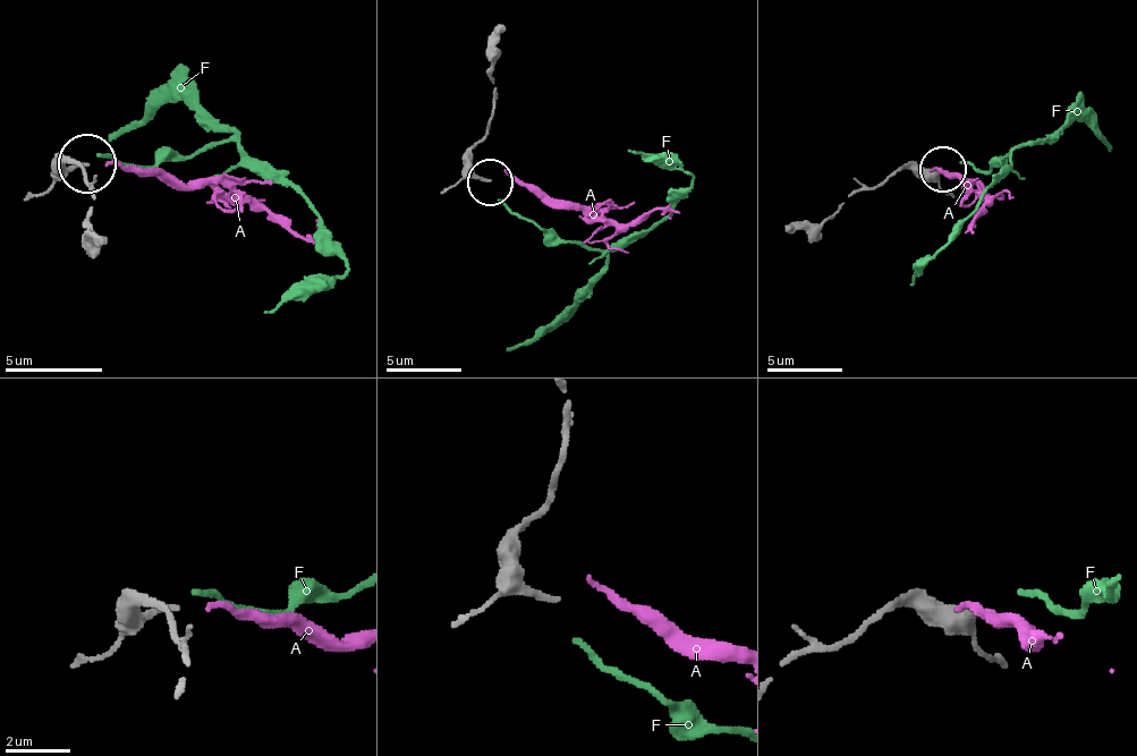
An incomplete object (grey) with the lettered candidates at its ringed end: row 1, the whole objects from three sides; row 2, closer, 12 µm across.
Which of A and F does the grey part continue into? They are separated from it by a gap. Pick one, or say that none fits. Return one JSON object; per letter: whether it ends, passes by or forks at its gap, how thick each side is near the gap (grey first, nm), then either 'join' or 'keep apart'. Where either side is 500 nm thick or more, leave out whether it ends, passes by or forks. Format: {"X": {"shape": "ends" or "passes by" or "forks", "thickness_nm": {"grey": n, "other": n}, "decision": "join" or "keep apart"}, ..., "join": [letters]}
{"A": {"shape": "ends", "thickness_nm": {"grey": 200, "other": 190}, "decision": "keep apart"}, "F": {"shape": "ends", "thickness_nm": {"grey": 200, "other": 170}, "decision": "join"}, "join": ["F"]}

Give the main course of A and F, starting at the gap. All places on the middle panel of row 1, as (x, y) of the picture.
A: (506, 176), (570, 205), (604, 210), (620, 224), (635, 224), (654, 210), (680, 213)
F: (498, 198), (593, 252), (609, 252), (631, 244), (661, 221), (692, 179), (677, 164), (654, 164), (627, 149)

